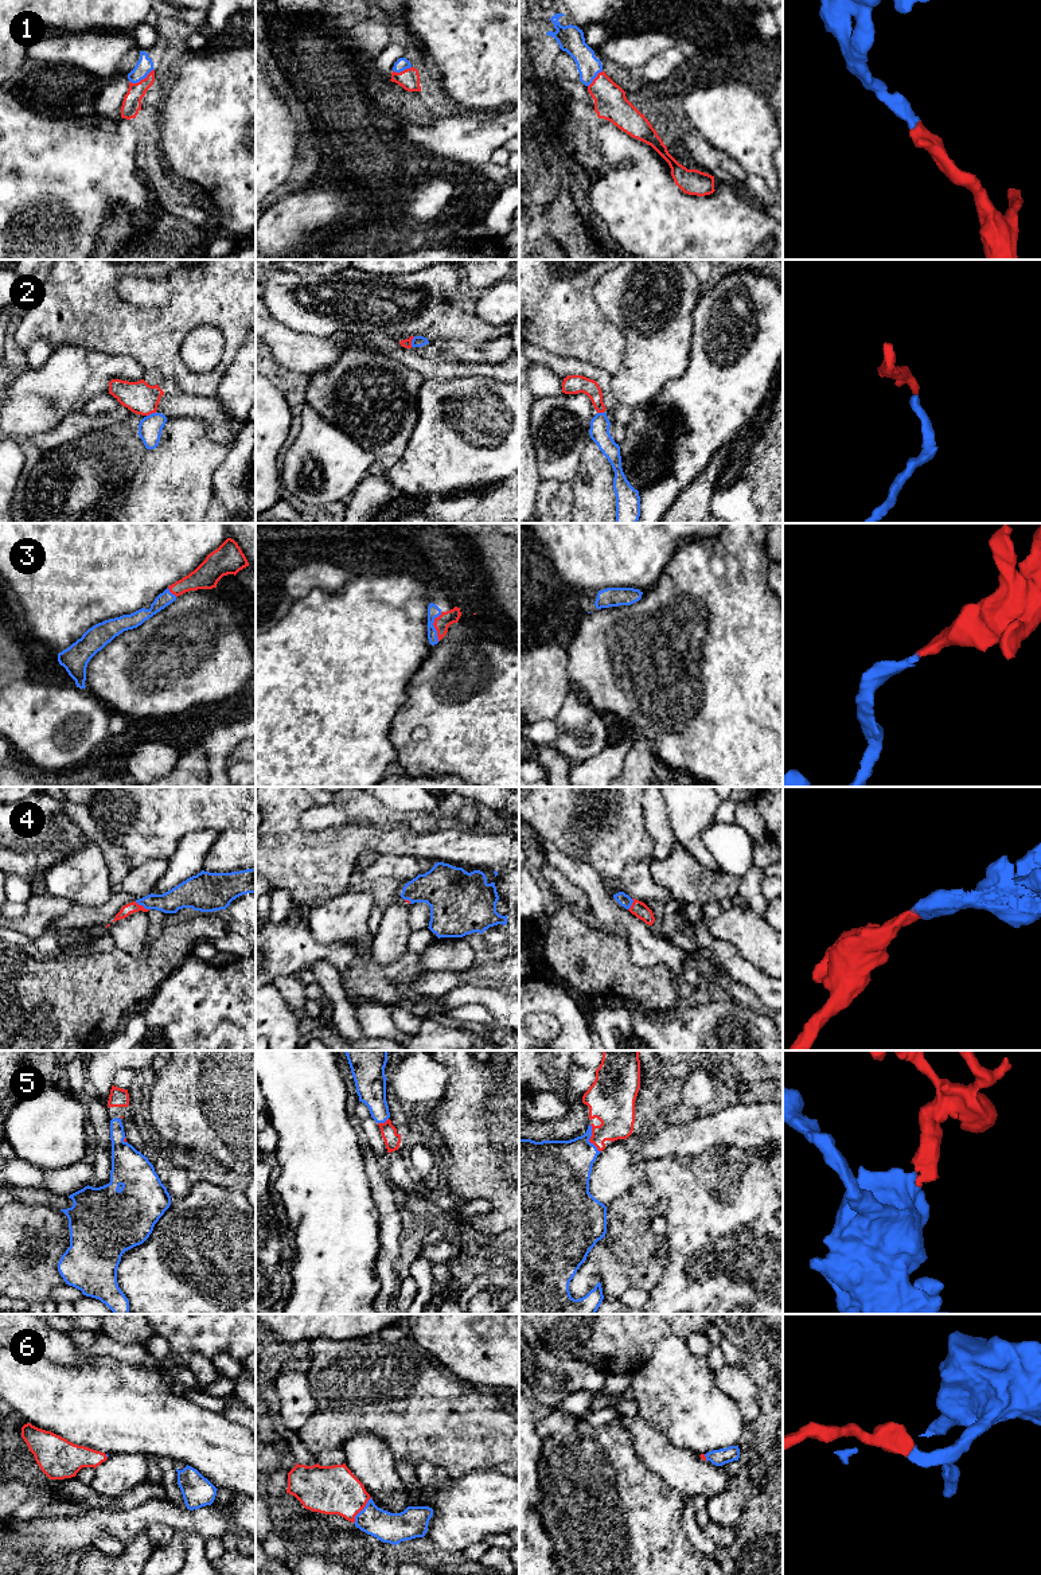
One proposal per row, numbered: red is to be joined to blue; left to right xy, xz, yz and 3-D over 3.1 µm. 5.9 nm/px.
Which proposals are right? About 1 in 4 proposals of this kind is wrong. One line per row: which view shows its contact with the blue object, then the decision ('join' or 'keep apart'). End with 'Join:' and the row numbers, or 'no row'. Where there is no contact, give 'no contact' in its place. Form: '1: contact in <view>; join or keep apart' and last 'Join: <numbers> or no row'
1: contact in xy; join
2: contact in xy; keep apart
3: contact in xz; join
4: contact in xy; join
5: contact in yz; join
6: contact in xz; join
Join: 1, 3, 4, 5, 6

